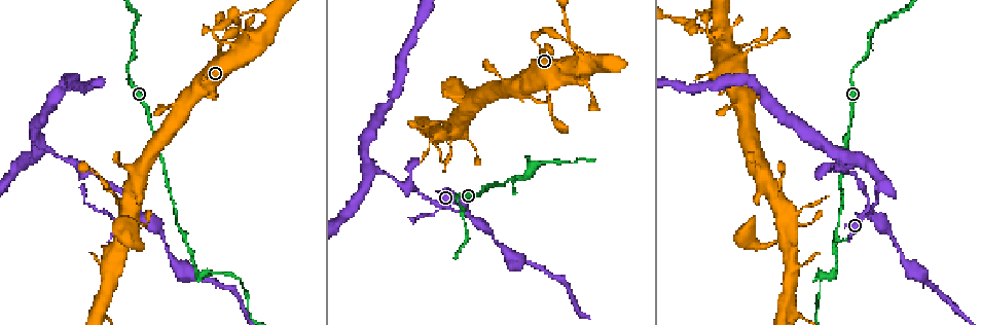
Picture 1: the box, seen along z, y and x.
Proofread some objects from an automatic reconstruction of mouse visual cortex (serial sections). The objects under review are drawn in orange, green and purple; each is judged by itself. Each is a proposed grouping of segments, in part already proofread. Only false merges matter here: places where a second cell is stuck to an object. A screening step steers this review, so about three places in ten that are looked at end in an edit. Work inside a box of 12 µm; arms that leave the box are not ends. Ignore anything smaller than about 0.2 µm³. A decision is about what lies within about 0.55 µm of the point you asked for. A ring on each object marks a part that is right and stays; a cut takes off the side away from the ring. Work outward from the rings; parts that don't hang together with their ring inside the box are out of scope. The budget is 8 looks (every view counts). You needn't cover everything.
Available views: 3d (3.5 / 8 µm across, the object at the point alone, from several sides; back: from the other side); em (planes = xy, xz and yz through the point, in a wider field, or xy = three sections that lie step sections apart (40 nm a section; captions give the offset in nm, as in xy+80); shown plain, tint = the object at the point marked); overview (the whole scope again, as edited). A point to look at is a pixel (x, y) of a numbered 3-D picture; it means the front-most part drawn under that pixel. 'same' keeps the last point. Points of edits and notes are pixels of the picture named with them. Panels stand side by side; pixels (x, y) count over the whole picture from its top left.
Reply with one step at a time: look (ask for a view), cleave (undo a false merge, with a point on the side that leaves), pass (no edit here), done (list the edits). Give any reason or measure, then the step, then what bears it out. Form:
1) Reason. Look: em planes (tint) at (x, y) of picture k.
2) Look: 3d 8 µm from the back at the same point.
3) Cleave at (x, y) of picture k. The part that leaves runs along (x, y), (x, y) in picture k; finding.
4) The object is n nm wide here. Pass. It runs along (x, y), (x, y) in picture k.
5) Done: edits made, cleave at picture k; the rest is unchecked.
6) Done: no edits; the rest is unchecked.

Look: 3d 3.5 µm at (252, 34) of picture 1.

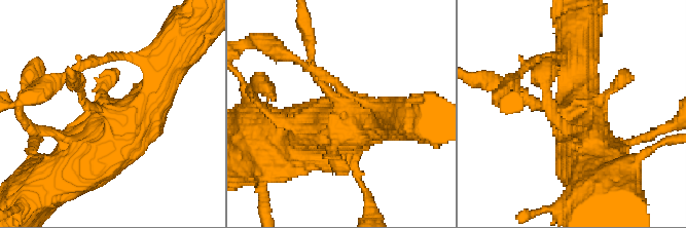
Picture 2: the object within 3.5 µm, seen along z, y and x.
Now the EM. Look: em xy step 5 (tint) at (341, 103) of picture 2.

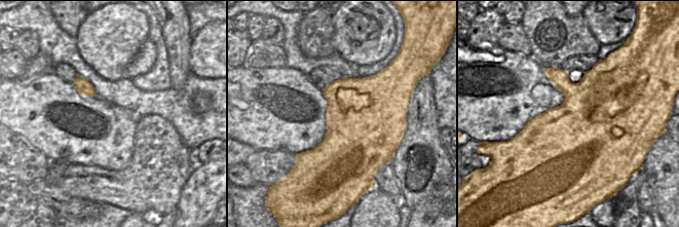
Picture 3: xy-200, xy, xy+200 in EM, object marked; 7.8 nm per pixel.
Look: em planes (tint) at the same point.

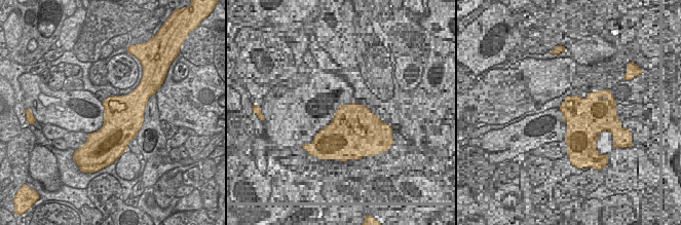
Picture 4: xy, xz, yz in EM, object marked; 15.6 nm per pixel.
Pass. It runs along (70, 170), (152, 99), (158, 70) in picture 2; all the same cell.

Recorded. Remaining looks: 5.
Thick turns thin. Look: 3d 3.5 µm at (192, 260) of picture 1.

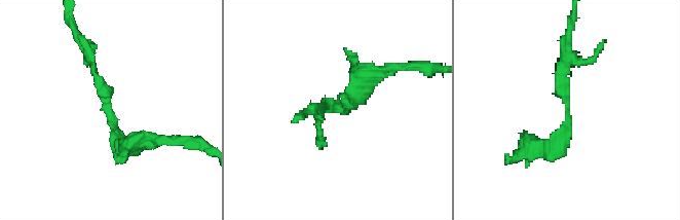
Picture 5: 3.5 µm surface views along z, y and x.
The arms are 150, 300 nm wide; now the EM. Look: em planes (plain) at (341, 109) of picture 5.

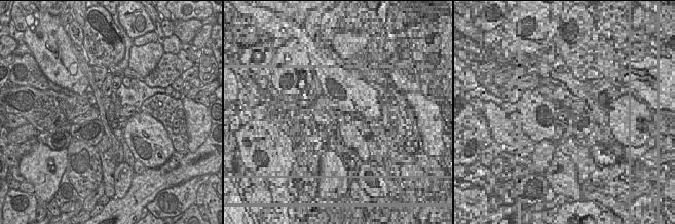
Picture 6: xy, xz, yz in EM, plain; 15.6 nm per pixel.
Look: em planes (tint) at the same point.

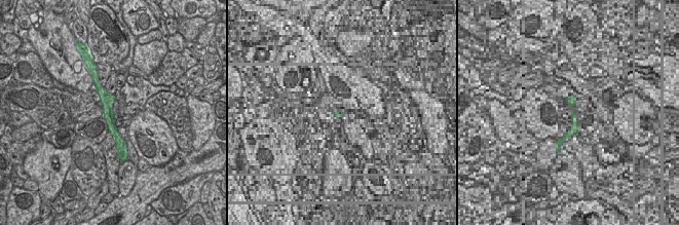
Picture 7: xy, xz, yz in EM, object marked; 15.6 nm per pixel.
The object is 220 nm wide here. Pass. It runs along (99, 87), (119, 145) in picture 7; continuous, no second cell.

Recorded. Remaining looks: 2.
Done: no edits; the rest is unchecked.

